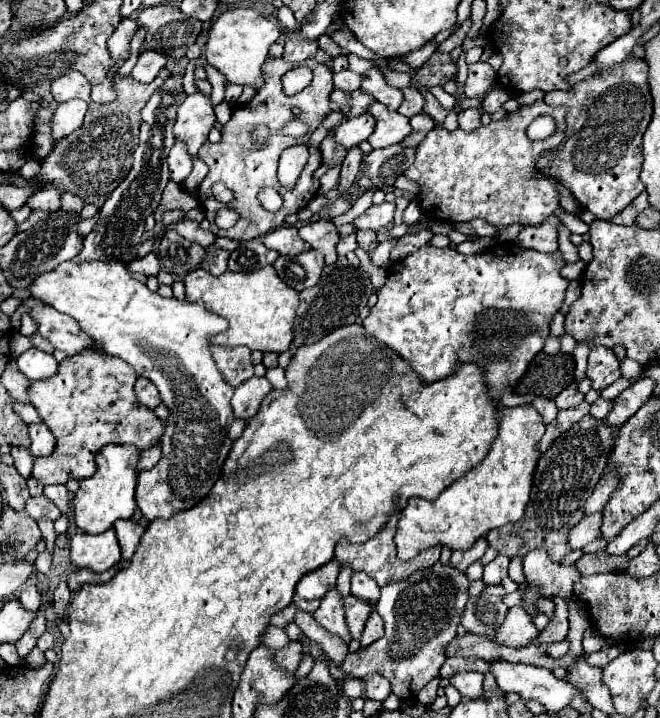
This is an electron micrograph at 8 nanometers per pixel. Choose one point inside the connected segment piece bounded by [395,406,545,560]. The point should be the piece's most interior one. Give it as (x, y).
(496, 491)

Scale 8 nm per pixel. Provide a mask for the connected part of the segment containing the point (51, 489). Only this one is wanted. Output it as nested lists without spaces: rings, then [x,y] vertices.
[[[45,486],[45,496],[63,512],[67,514],[71,510],[71,494],[65,486]]]

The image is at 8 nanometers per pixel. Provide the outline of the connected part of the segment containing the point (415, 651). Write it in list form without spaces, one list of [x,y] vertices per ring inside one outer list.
[[[441,562],[417,570],[407,580],[389,582],[381,588],[381,596],[375,606],[385,622],[385,636],[355,654],[349,652],[337,668],[355,678],[363,678],[371,672],[383,674],[389,678],[393,694],[397,694],[401,700],[413,698],[431,678],[439,676],[439,668],[447,660],[445,646],[457,634],[467,600],[467,574]]]

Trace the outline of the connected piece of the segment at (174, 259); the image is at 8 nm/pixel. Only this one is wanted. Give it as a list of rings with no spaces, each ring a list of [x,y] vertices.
[[[167,232],[159,240],[159,260],[161,268],[173,274],[175,280],[183,280],[191,270],[195,270],[205,258],[205,248],[179,238],[179,234]]]

